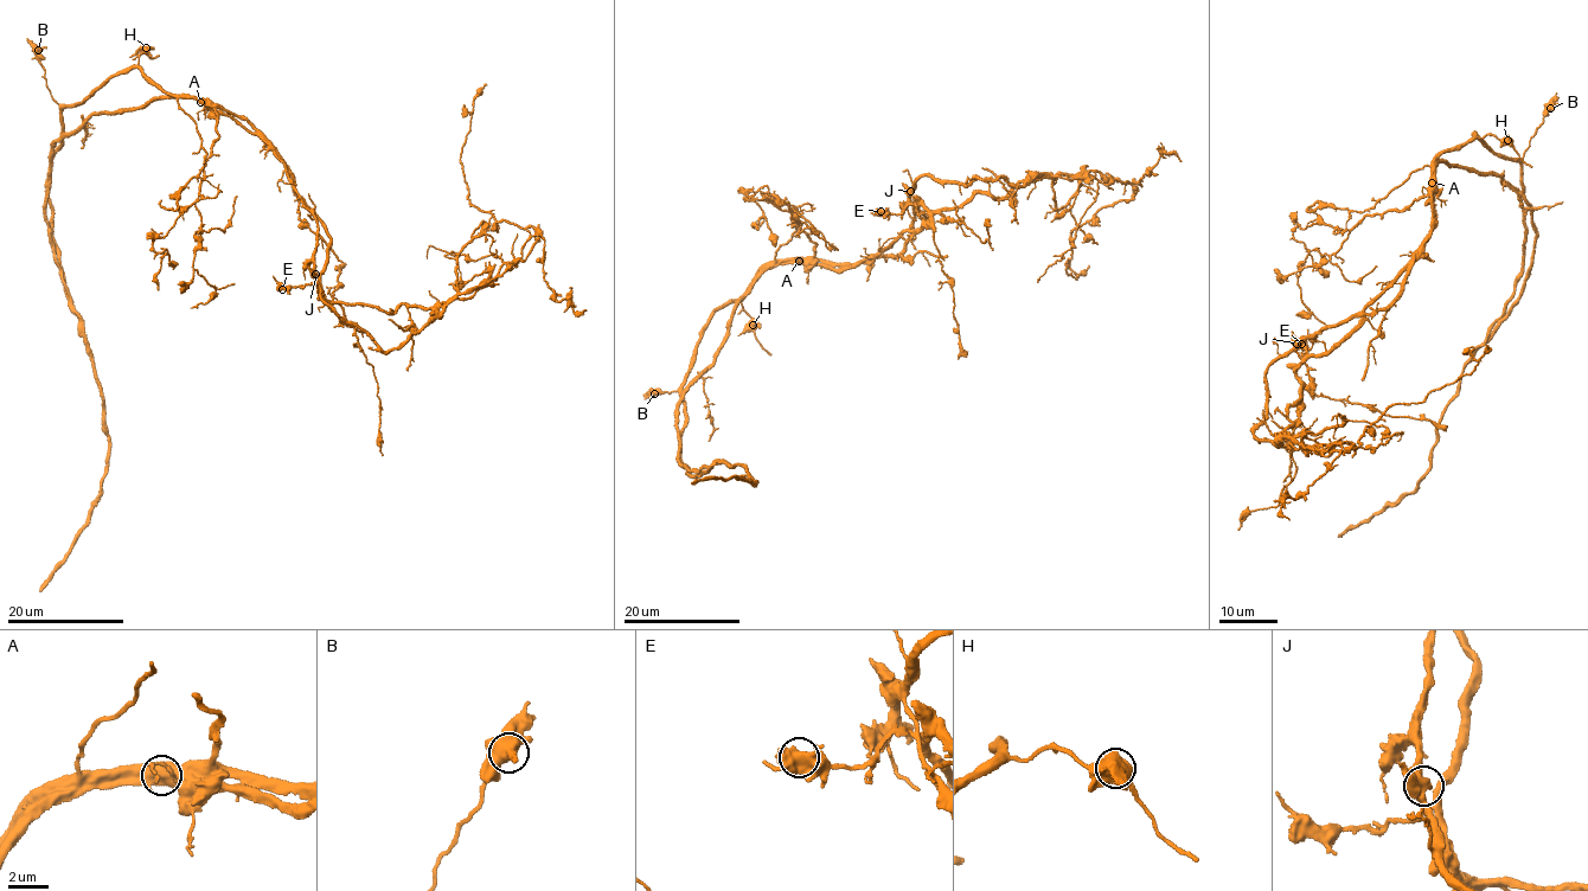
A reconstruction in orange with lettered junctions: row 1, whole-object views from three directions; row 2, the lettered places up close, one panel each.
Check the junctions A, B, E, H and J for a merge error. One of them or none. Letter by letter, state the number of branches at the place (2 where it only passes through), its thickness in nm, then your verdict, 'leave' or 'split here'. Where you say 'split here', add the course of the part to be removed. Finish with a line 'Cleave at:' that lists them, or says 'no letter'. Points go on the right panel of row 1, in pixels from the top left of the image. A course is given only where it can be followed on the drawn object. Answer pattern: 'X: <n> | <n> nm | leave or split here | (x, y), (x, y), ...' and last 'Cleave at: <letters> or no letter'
A: 2 | 750 nm | split here | (1432, 183), (1435, 219), (1400, 294), (1305, 335), (1265, 377), (1259, 442), (1343, 448), (1285, 500), (1289, 520)
B: 2 | 600 nm | leave
E: 3 | 600 nm | leave
H: 2 | 650 nm | leave
J: 3 | 600 nm | leave
Cleave at: A

